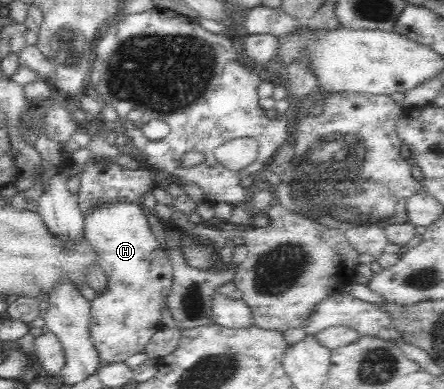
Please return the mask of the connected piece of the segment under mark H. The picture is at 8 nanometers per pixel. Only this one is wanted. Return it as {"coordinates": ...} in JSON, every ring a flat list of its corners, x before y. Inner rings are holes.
{"coordinates":[[104,202,91,209,83,222,84,238,101,255,100,267,109,279,109,291,90,301,89,331,104,365,143,352,153,334,164,327,159,319,171,289,173,267,159,249,145,213,140,202]]}

